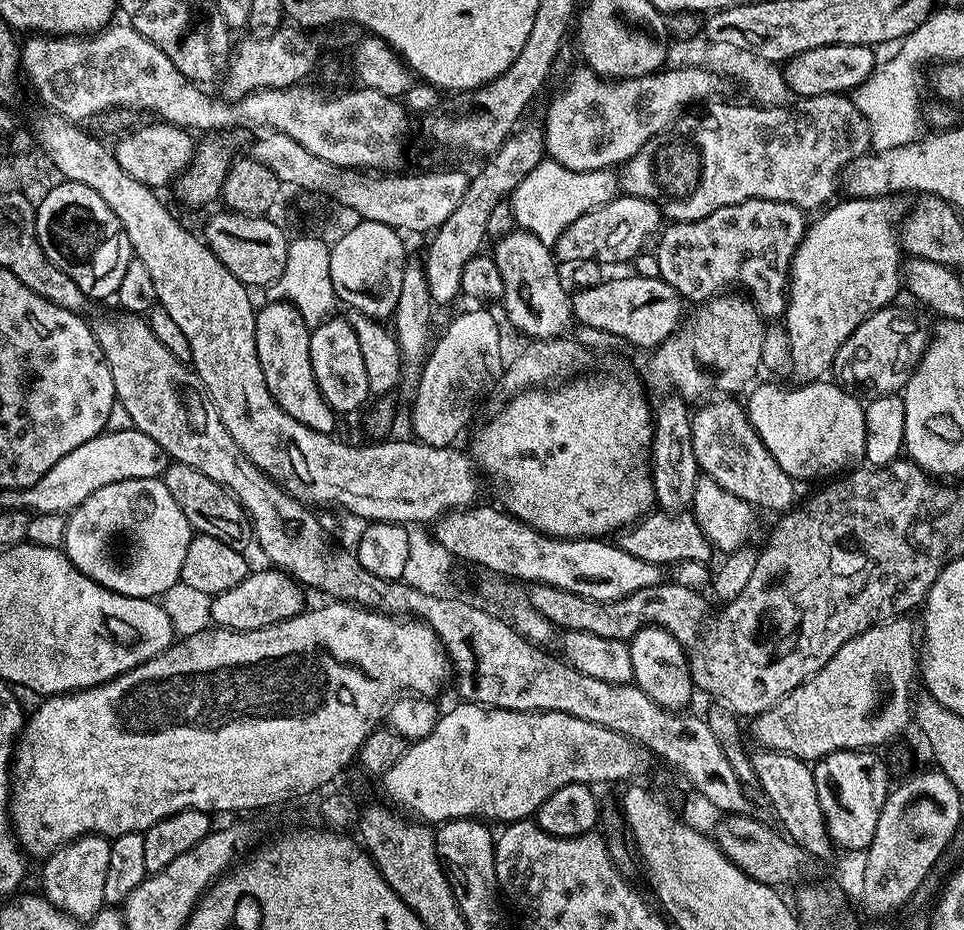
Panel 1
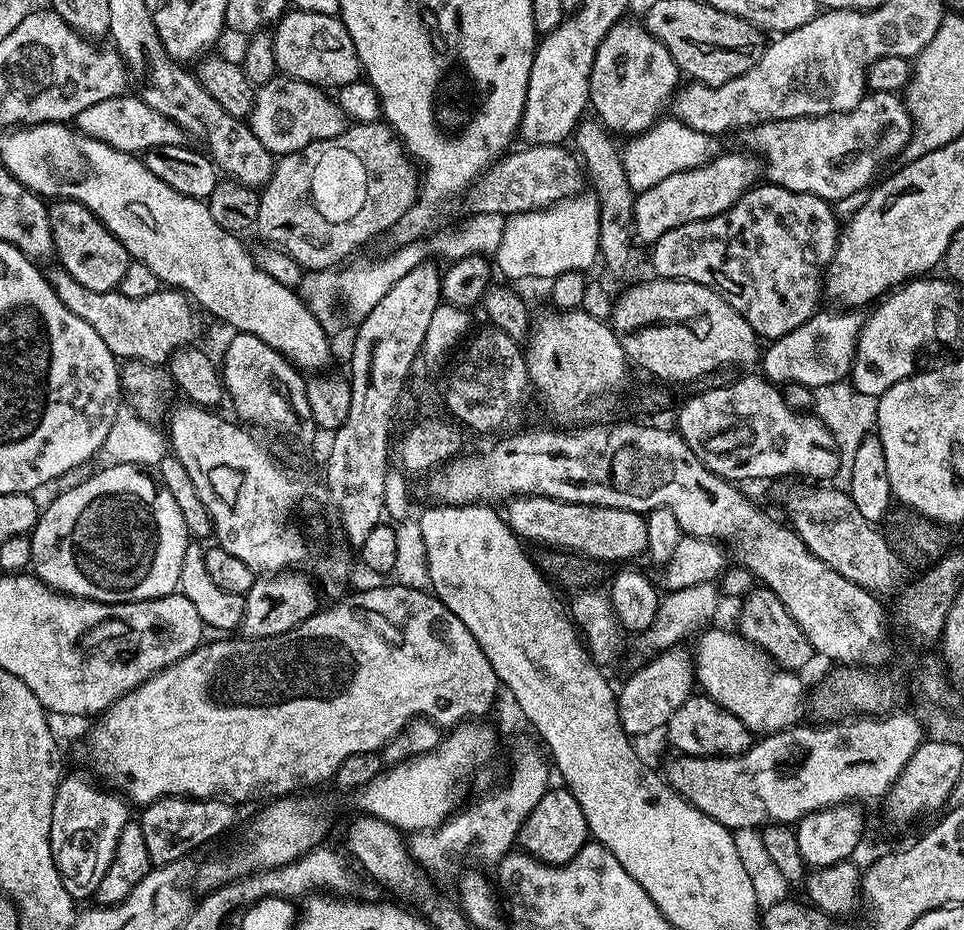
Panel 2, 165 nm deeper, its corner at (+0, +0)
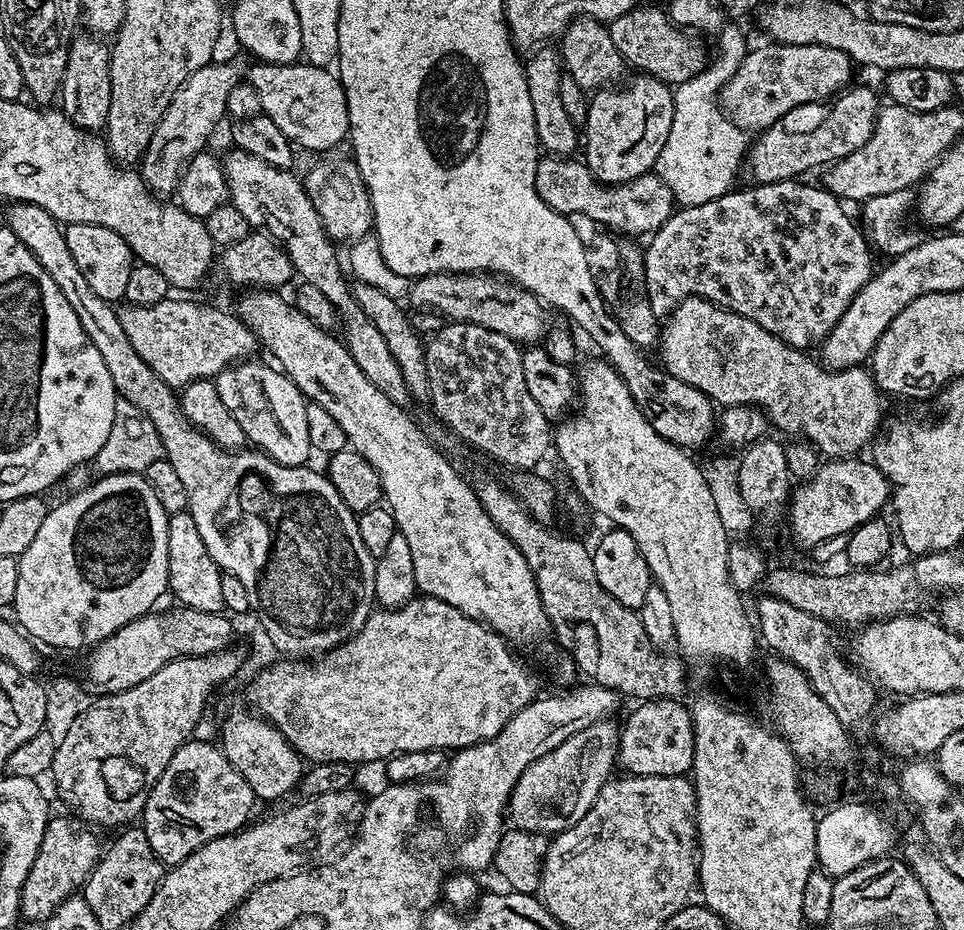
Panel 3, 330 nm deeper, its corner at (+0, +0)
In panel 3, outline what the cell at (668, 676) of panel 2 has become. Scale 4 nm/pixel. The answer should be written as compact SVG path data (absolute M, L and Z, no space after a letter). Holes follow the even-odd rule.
M611 717L591 723L523 771L508 799L507 817L516 828L547 836L565 832L586 816L618 762L620 726Z

